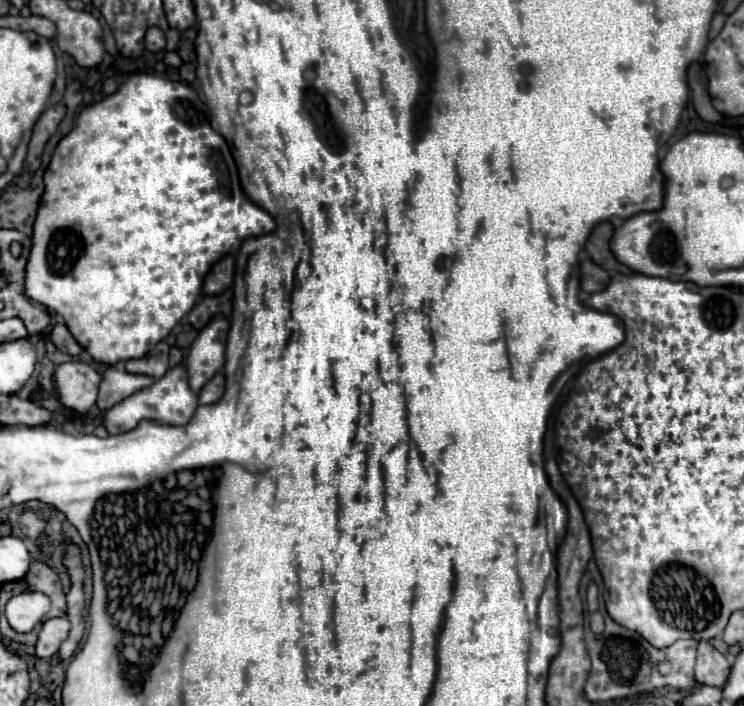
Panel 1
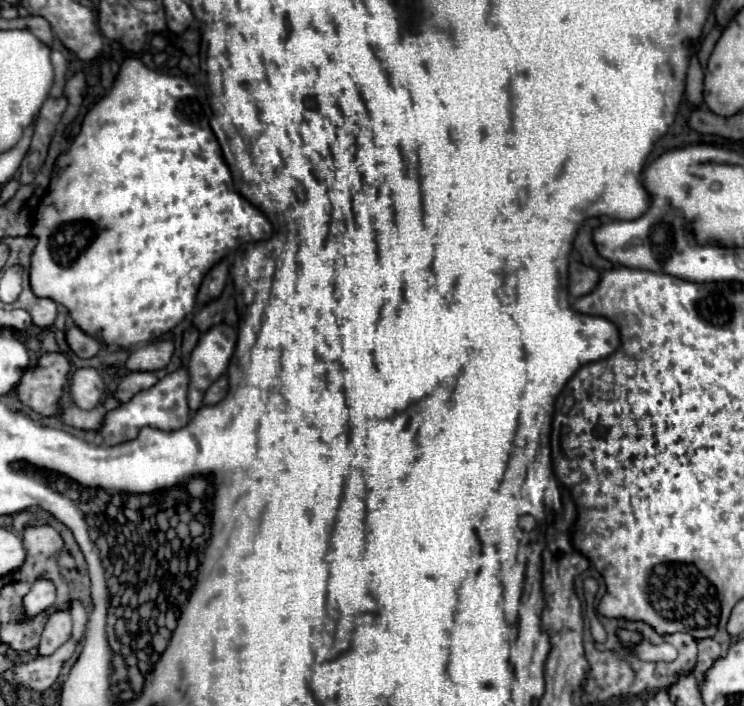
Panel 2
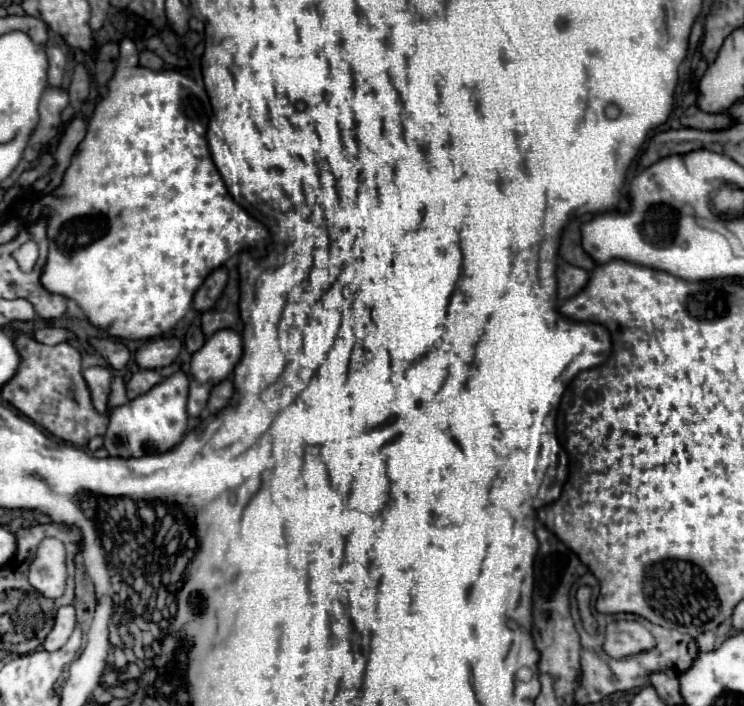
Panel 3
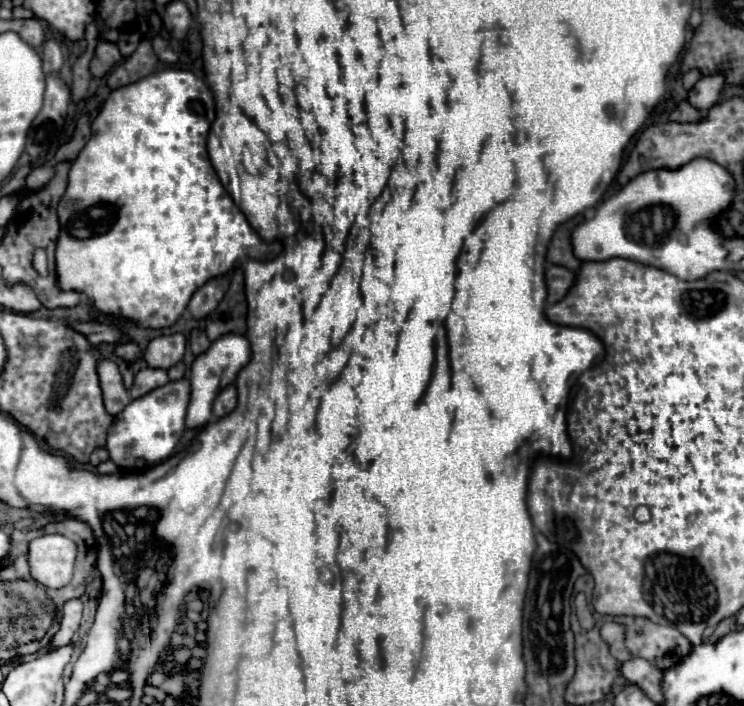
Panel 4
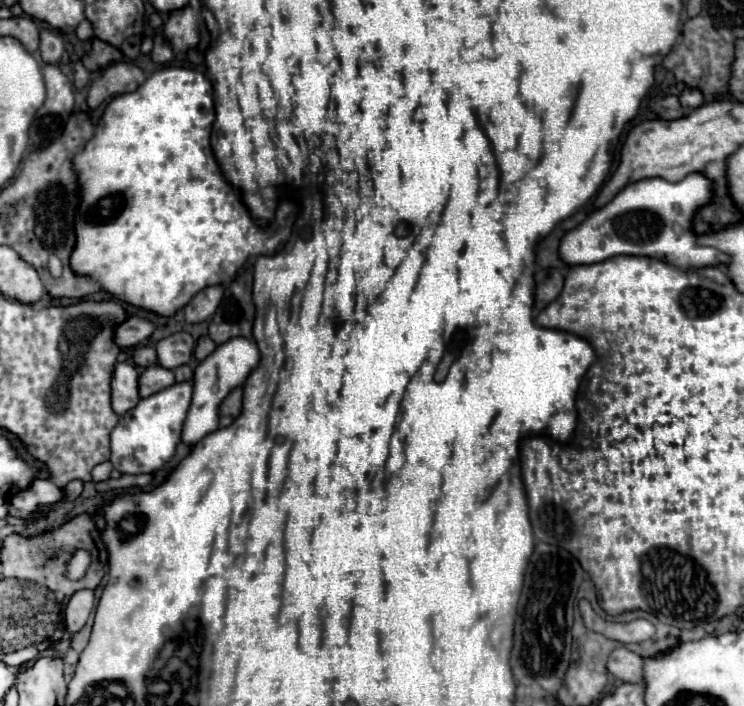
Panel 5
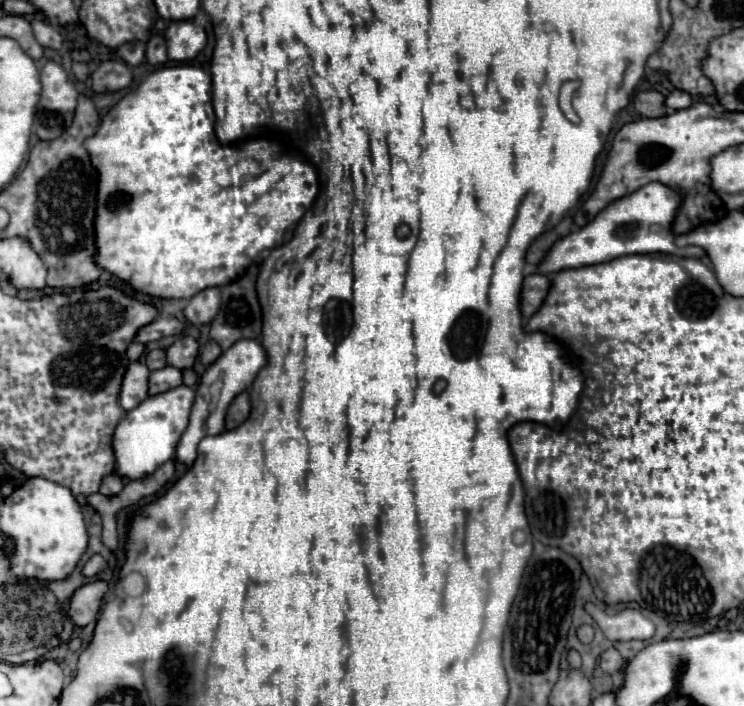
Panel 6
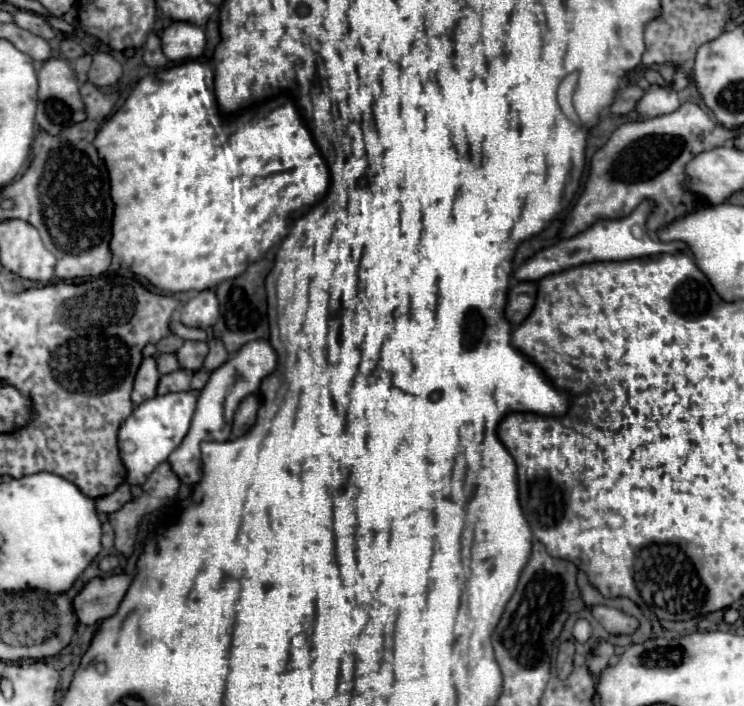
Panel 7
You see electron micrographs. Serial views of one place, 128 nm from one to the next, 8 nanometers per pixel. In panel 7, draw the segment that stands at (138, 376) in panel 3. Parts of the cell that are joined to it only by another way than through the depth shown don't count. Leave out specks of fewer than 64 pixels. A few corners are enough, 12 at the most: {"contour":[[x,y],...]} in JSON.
{"contour":[[180,368],[160,376],[158,394],[190,390],[190,378]]}

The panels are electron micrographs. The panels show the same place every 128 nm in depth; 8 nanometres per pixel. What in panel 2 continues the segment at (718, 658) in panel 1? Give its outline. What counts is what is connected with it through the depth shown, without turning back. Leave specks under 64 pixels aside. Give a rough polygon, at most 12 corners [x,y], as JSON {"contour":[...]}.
{"contour":[[712,638],[698,640],[698,660],[692,676],[704,680],[706,670],[722,656]]}

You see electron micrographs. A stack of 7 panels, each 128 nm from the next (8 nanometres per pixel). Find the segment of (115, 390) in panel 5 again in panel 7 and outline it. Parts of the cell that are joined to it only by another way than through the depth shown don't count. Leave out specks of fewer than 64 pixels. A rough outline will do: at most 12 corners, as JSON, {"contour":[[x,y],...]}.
{"contour":[[144,358],[132,386],[132,404],[156,396],[158,370]]}

